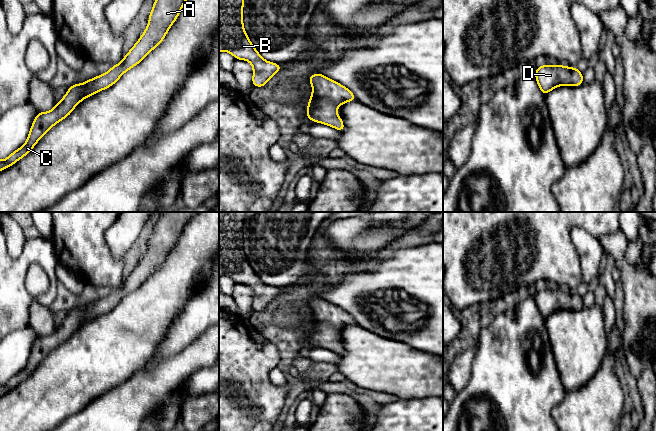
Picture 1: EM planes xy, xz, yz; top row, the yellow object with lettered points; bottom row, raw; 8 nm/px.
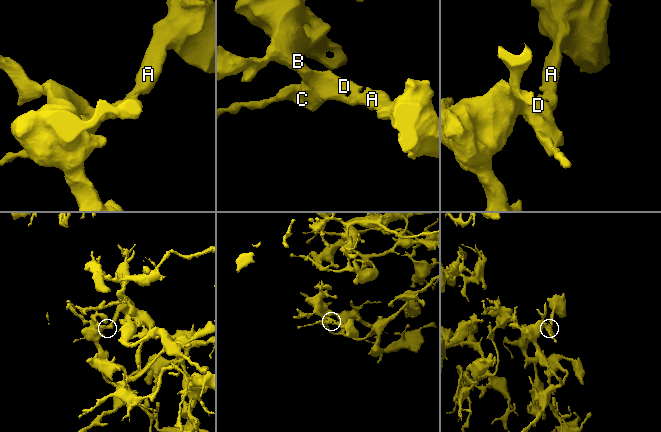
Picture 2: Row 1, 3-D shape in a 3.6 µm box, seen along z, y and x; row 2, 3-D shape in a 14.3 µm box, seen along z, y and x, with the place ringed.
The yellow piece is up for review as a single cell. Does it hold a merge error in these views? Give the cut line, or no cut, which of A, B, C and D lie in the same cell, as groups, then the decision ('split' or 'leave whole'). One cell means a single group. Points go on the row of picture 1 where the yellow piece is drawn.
no cut | A B C D | leave whole

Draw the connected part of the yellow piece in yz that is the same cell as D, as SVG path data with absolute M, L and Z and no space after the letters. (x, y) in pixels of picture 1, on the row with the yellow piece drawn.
M542 65L535 71L537 84L544 95L557 86L580 86L583 84L583 74L575 67L558 65Z

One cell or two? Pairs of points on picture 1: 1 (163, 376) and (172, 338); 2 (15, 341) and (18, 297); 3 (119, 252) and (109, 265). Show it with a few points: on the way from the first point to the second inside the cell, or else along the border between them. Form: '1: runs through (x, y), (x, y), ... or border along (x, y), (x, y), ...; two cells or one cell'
1: border along (189, 344), (179, 351), (160, 359), (149, 369); two cells
2: border along (27, 325), (10, 333); two cells
3: border along (104, 235), (109, 250), (116, 257), (121, 258); two cells

